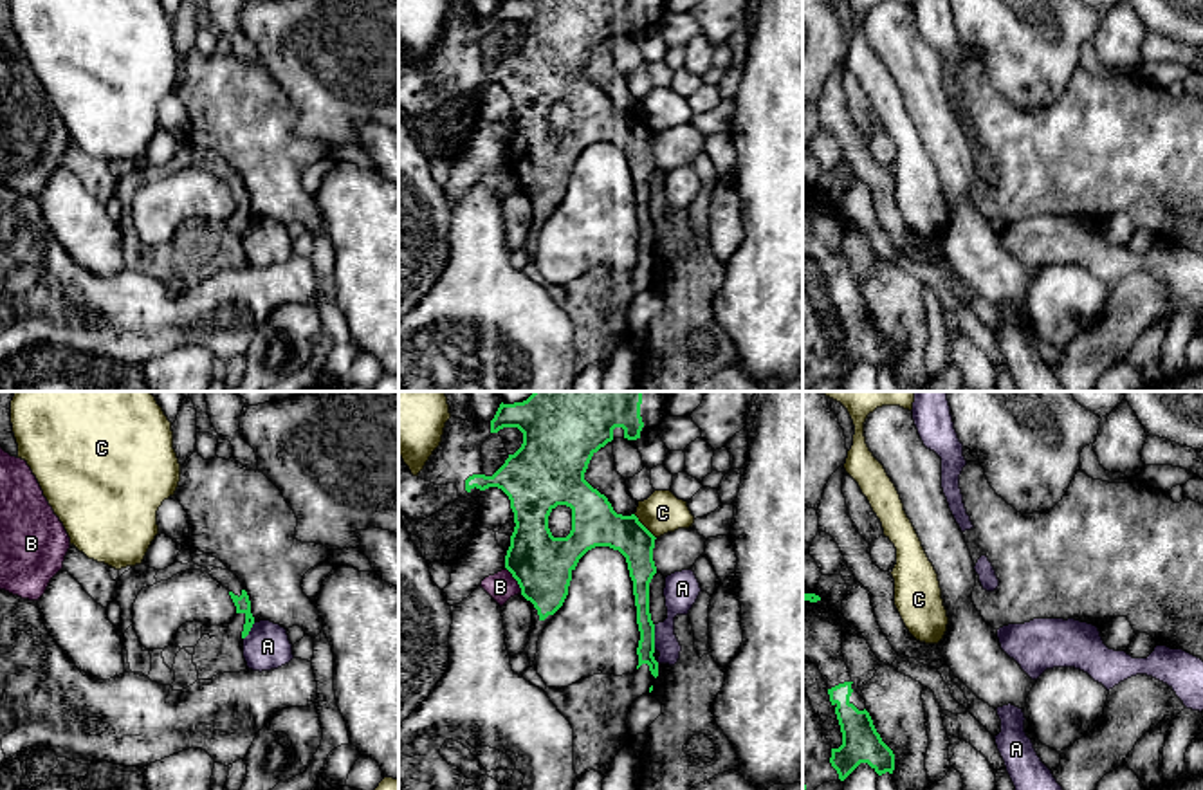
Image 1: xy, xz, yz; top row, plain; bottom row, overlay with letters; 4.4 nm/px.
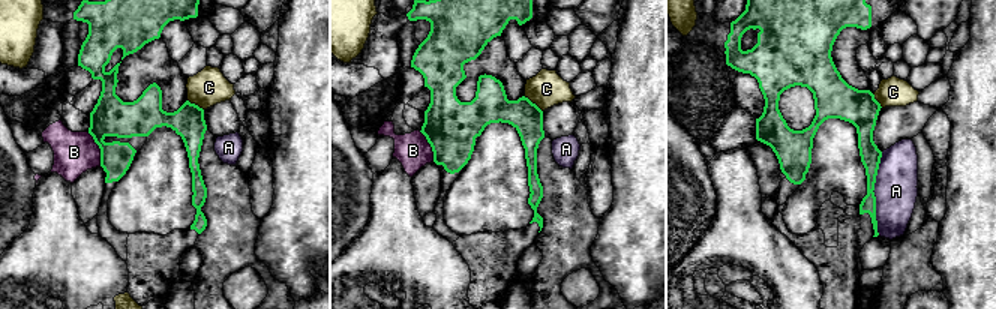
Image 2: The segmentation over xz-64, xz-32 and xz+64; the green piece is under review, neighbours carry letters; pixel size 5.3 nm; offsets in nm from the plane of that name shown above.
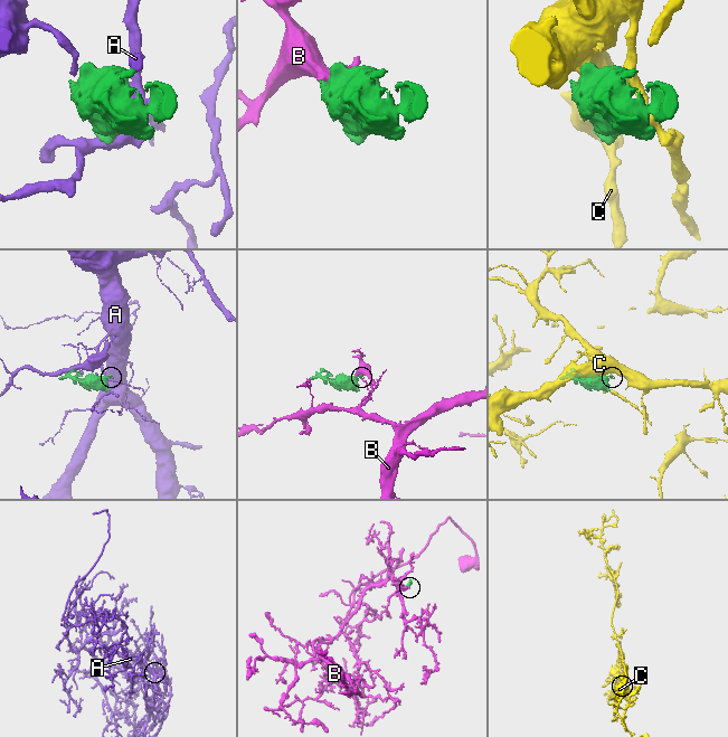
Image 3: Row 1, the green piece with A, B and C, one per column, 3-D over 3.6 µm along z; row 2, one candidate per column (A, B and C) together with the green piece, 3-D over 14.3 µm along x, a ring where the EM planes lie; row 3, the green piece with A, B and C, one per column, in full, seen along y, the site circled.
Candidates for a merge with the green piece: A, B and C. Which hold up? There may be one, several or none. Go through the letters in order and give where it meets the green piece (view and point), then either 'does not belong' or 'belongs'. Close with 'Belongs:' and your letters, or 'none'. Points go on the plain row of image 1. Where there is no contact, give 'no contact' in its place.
A: xz (653, 233) | does not belong
B: xz (514, 174) | does not belong
C: xz (644, 123) | does not belong
Belongs: none

